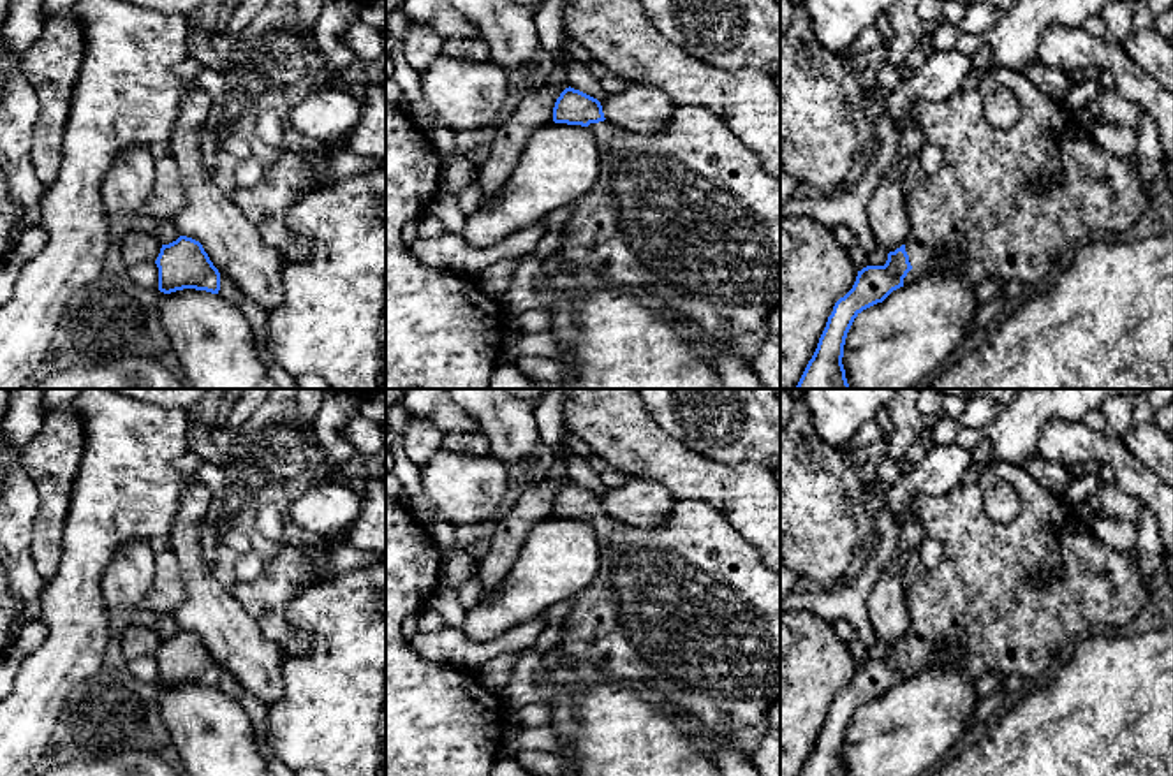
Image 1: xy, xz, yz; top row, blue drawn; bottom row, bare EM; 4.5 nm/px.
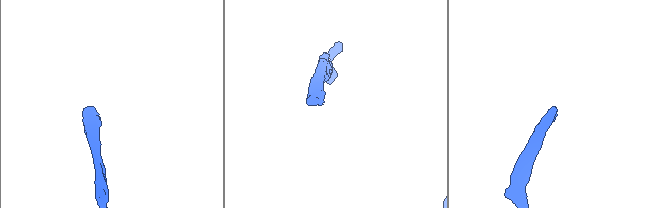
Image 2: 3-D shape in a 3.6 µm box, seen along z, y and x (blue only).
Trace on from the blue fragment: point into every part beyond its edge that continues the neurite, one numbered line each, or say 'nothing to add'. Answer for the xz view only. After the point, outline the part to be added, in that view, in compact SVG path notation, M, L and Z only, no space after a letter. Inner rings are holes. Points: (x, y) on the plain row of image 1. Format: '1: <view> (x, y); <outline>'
1: xz (687, 613); M675 500L671 514L655 528L636 528L608 514L590 517L586 523L592 526L599 544L599 574L571 598L572 609L562 621L562 639L557 648L564 653L565 665L579 667L588 663L604 674L608 681L643 692L648 700L676 718L699 723L706 730L708 743L731 736L736 727L763 721L771 704L780 699L780 575L761 561L756 547L720 512L699 500Z

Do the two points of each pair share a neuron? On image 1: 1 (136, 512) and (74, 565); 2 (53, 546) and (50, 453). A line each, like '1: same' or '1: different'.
1: same
2: same

